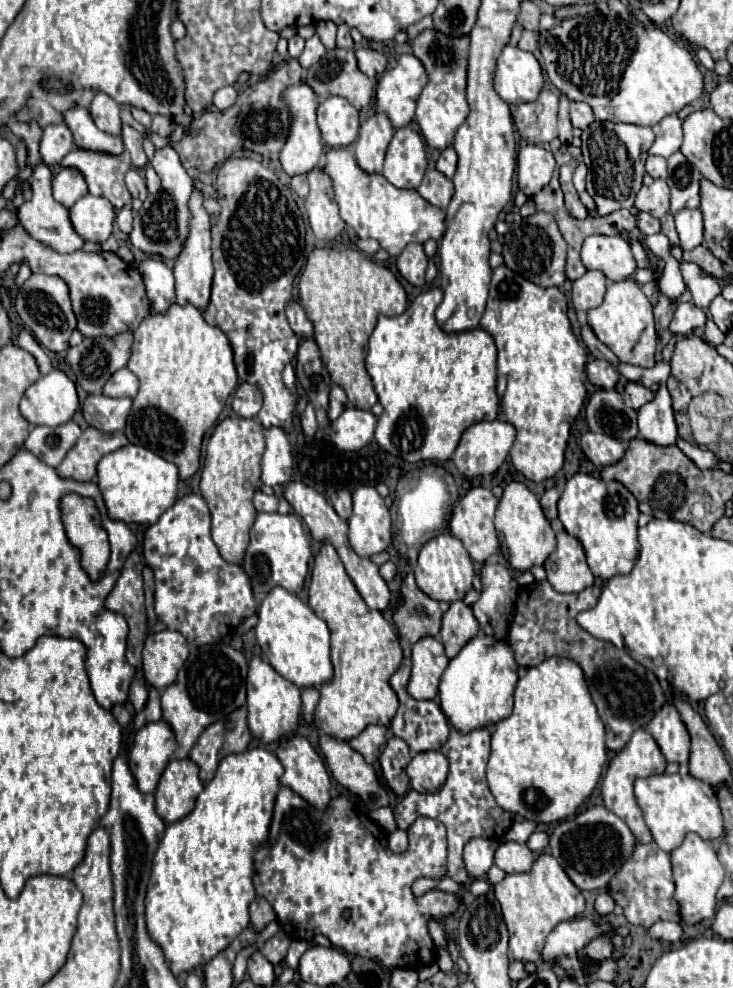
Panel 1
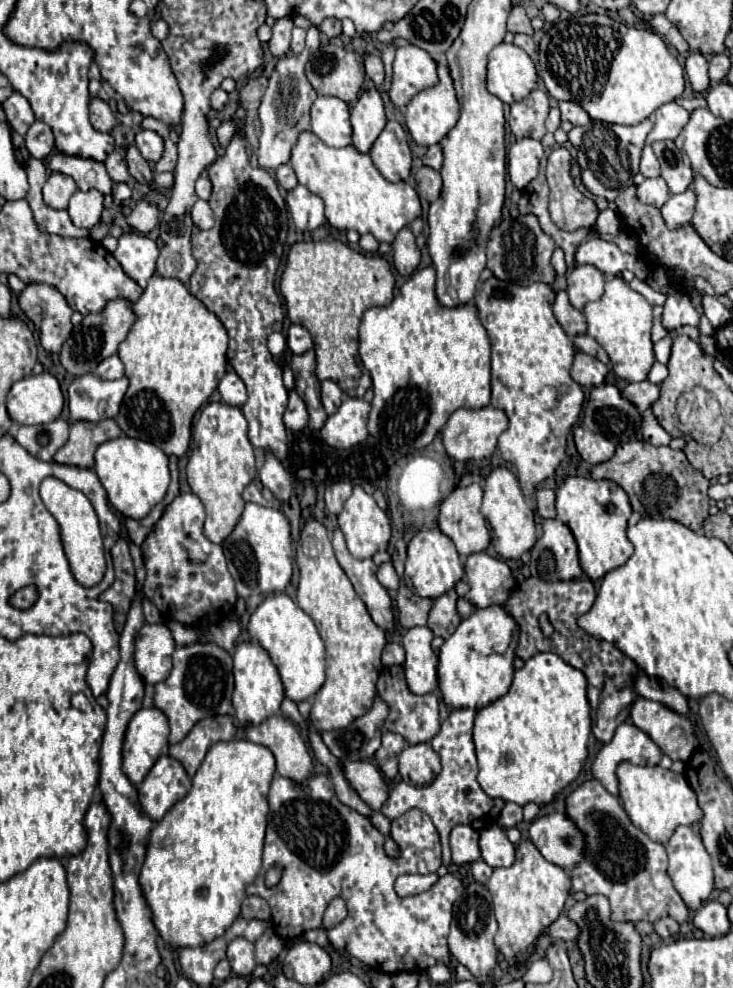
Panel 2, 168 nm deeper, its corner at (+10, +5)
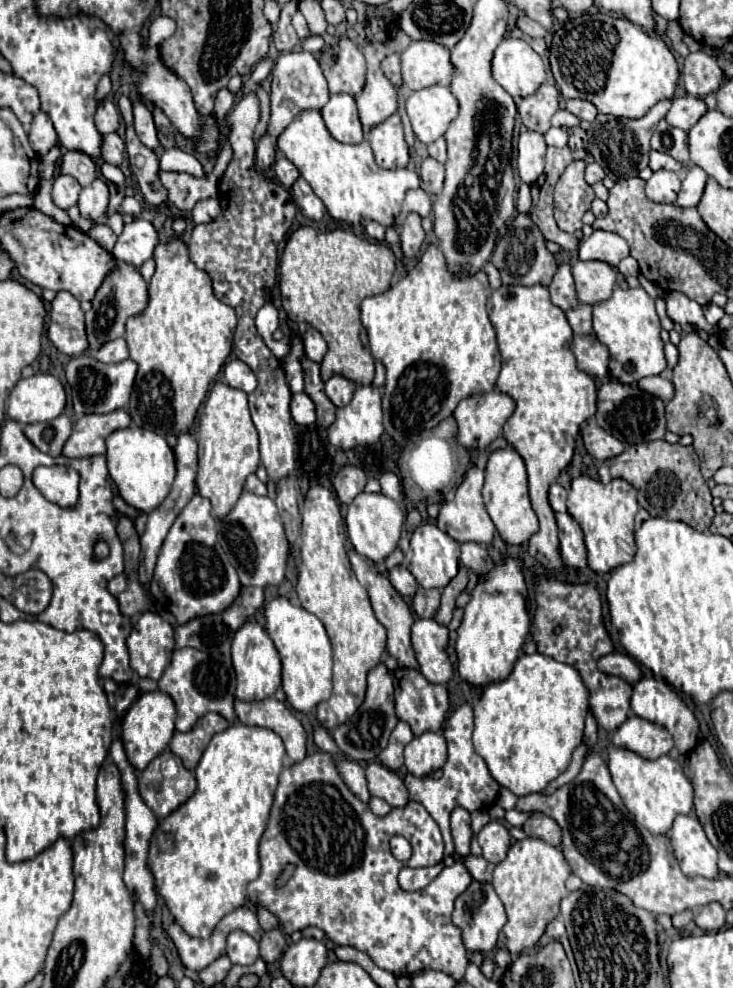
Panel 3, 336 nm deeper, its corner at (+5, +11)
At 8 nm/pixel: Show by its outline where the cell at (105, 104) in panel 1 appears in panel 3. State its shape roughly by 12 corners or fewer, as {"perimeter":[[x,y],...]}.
{"perimeter":[[108,99],[100,101],[96,127],[114,133],[120,125],[118,107]]}

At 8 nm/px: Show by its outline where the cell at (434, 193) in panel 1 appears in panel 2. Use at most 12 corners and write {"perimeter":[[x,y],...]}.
{"perimeter":[[431,167],[415,173],[417,193],[433,203],[441,193],[441,175]]}

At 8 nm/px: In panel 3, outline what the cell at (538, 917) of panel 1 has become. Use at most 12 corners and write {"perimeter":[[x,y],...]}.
{"perimeter":[[536,837],[510,847],[492,885],[512,955],[558,917],[572,869]]}

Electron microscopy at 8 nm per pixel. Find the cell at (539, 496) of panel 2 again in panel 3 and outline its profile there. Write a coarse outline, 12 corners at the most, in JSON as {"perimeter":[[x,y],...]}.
{"perimeter":[[550,485],[548,499],[556,513],[566,513],[566,489]]}

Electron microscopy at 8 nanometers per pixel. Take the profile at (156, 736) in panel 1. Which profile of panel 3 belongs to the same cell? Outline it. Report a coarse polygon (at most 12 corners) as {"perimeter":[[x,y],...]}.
{"perimeter":[[142,693],[122,719],[126,757],[138,771],[168,747],[174,701]]}

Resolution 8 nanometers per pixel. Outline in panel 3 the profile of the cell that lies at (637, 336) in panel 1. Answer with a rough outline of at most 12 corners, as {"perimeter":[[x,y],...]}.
{"perimeter":[[616,287],[592,305],[610,373],[634,385],[666,369],[654,299]]}

